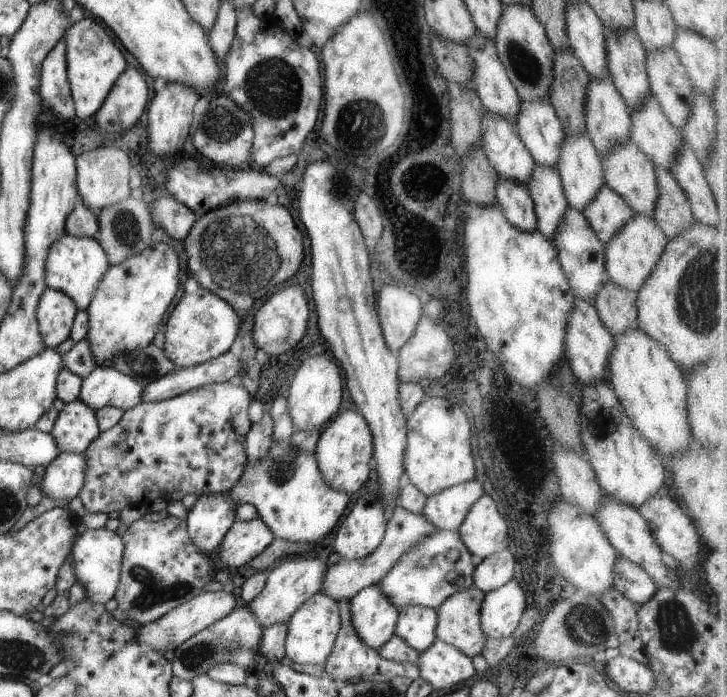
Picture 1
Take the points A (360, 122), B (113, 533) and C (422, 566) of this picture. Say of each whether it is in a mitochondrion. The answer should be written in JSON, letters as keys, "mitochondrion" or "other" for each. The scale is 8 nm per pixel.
{"A":"mitochondrion","B":"other","C":"mitochondrion"}

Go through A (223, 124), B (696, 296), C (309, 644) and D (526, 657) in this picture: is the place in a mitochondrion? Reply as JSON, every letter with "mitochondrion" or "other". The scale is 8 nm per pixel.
{"A":"mitochondrion","B":"mitochondrion","C":"other","D":"other"}

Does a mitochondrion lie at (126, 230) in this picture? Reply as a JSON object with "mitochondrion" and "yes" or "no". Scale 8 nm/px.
{"mitochondrion":"yes"}

